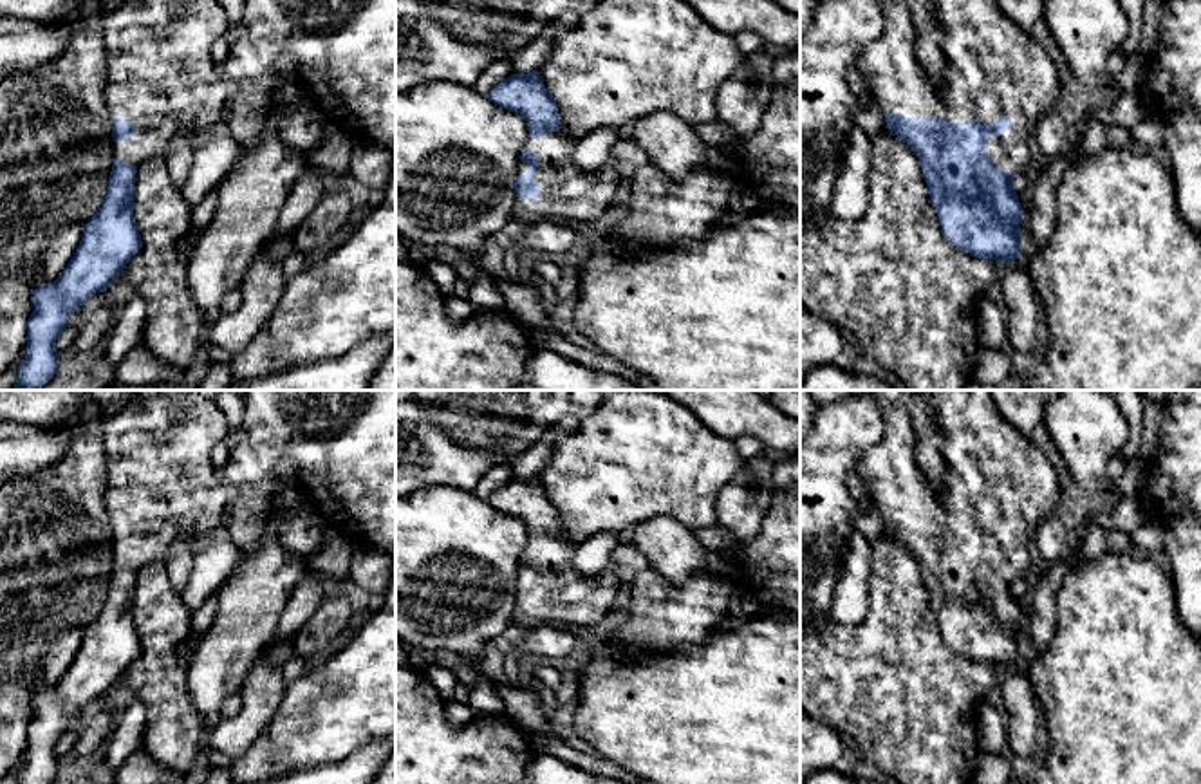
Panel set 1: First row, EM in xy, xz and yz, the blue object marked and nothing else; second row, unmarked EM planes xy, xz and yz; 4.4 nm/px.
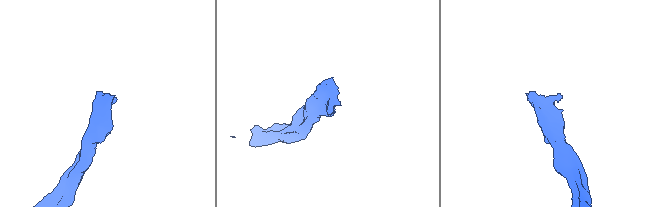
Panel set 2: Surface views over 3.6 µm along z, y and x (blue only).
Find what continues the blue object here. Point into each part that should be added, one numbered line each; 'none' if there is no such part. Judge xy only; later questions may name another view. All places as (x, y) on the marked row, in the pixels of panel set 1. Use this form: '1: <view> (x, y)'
1: xy (161, 76)

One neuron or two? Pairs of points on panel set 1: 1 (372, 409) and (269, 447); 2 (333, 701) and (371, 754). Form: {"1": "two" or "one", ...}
{"1": "one", "2": "two"}

